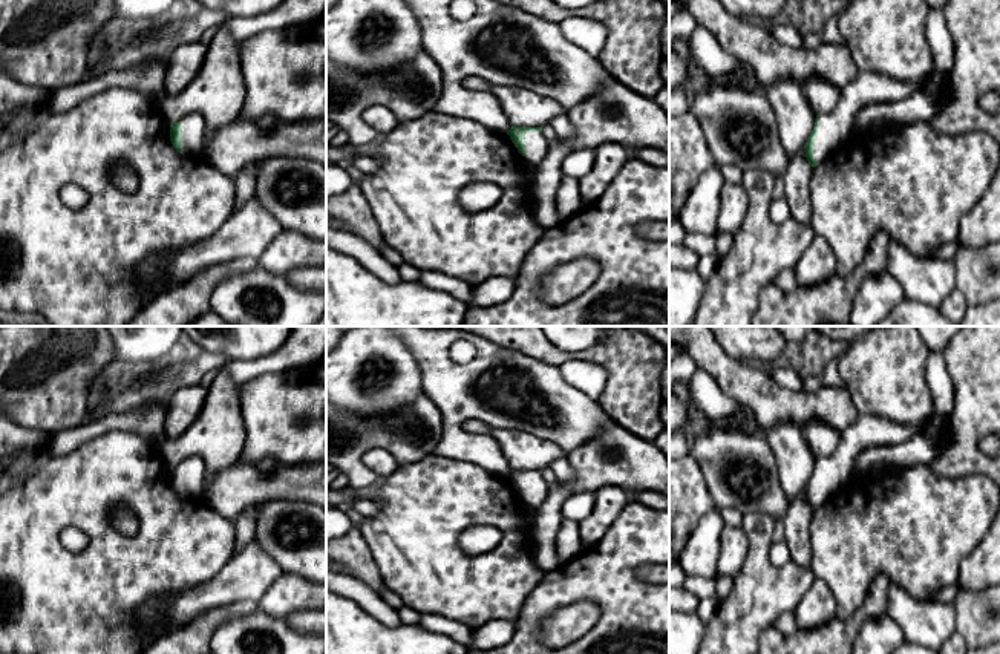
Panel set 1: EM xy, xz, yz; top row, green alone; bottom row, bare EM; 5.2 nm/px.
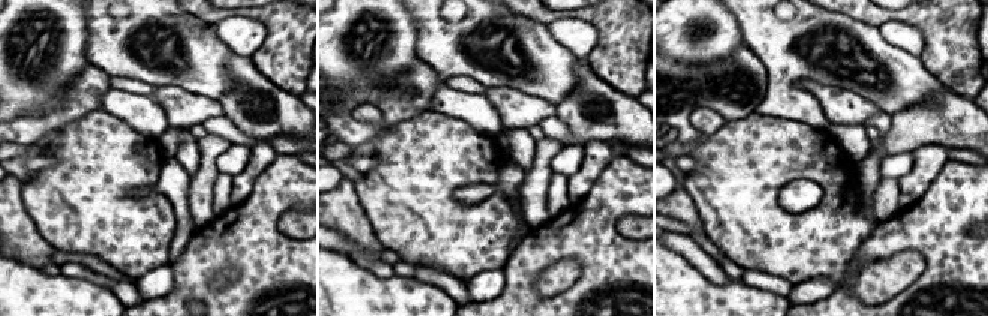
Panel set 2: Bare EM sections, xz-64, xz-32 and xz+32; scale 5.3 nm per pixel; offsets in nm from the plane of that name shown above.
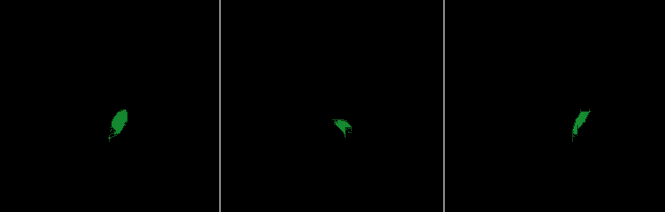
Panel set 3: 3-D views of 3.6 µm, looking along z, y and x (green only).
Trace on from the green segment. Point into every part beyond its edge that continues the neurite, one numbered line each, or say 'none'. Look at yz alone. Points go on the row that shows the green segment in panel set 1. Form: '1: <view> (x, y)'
1: yz (870, 88)

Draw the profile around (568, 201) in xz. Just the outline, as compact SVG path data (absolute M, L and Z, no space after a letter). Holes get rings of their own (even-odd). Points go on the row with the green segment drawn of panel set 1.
M564 176L556 193L556 211L560 221L567 221L585 207L579 179Z

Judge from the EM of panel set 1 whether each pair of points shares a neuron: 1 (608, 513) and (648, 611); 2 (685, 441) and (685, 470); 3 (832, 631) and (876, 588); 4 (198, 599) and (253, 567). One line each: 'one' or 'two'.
1: two
2: two
3: one
4: one

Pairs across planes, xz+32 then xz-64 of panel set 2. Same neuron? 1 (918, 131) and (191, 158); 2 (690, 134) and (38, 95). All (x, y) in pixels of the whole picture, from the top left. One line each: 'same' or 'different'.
1: different
2: different

